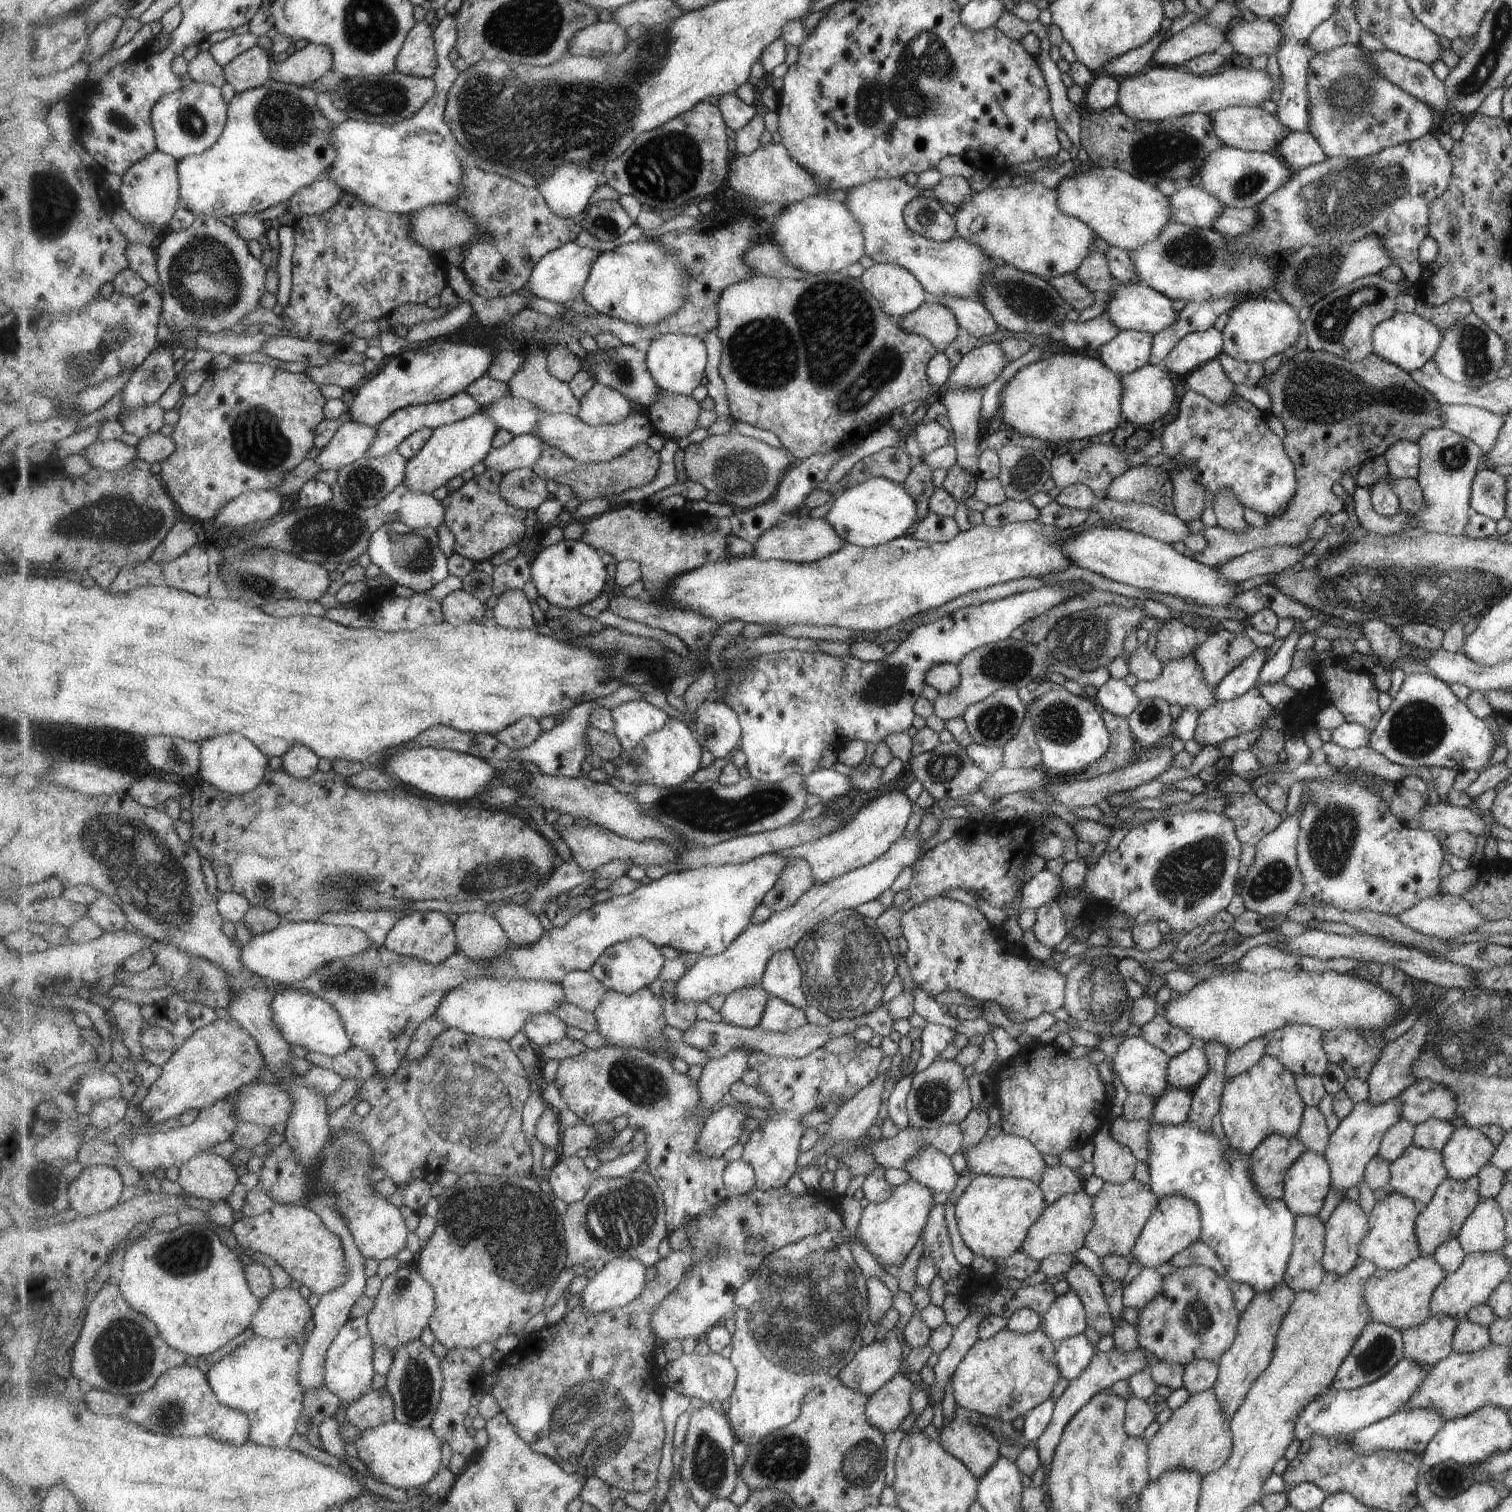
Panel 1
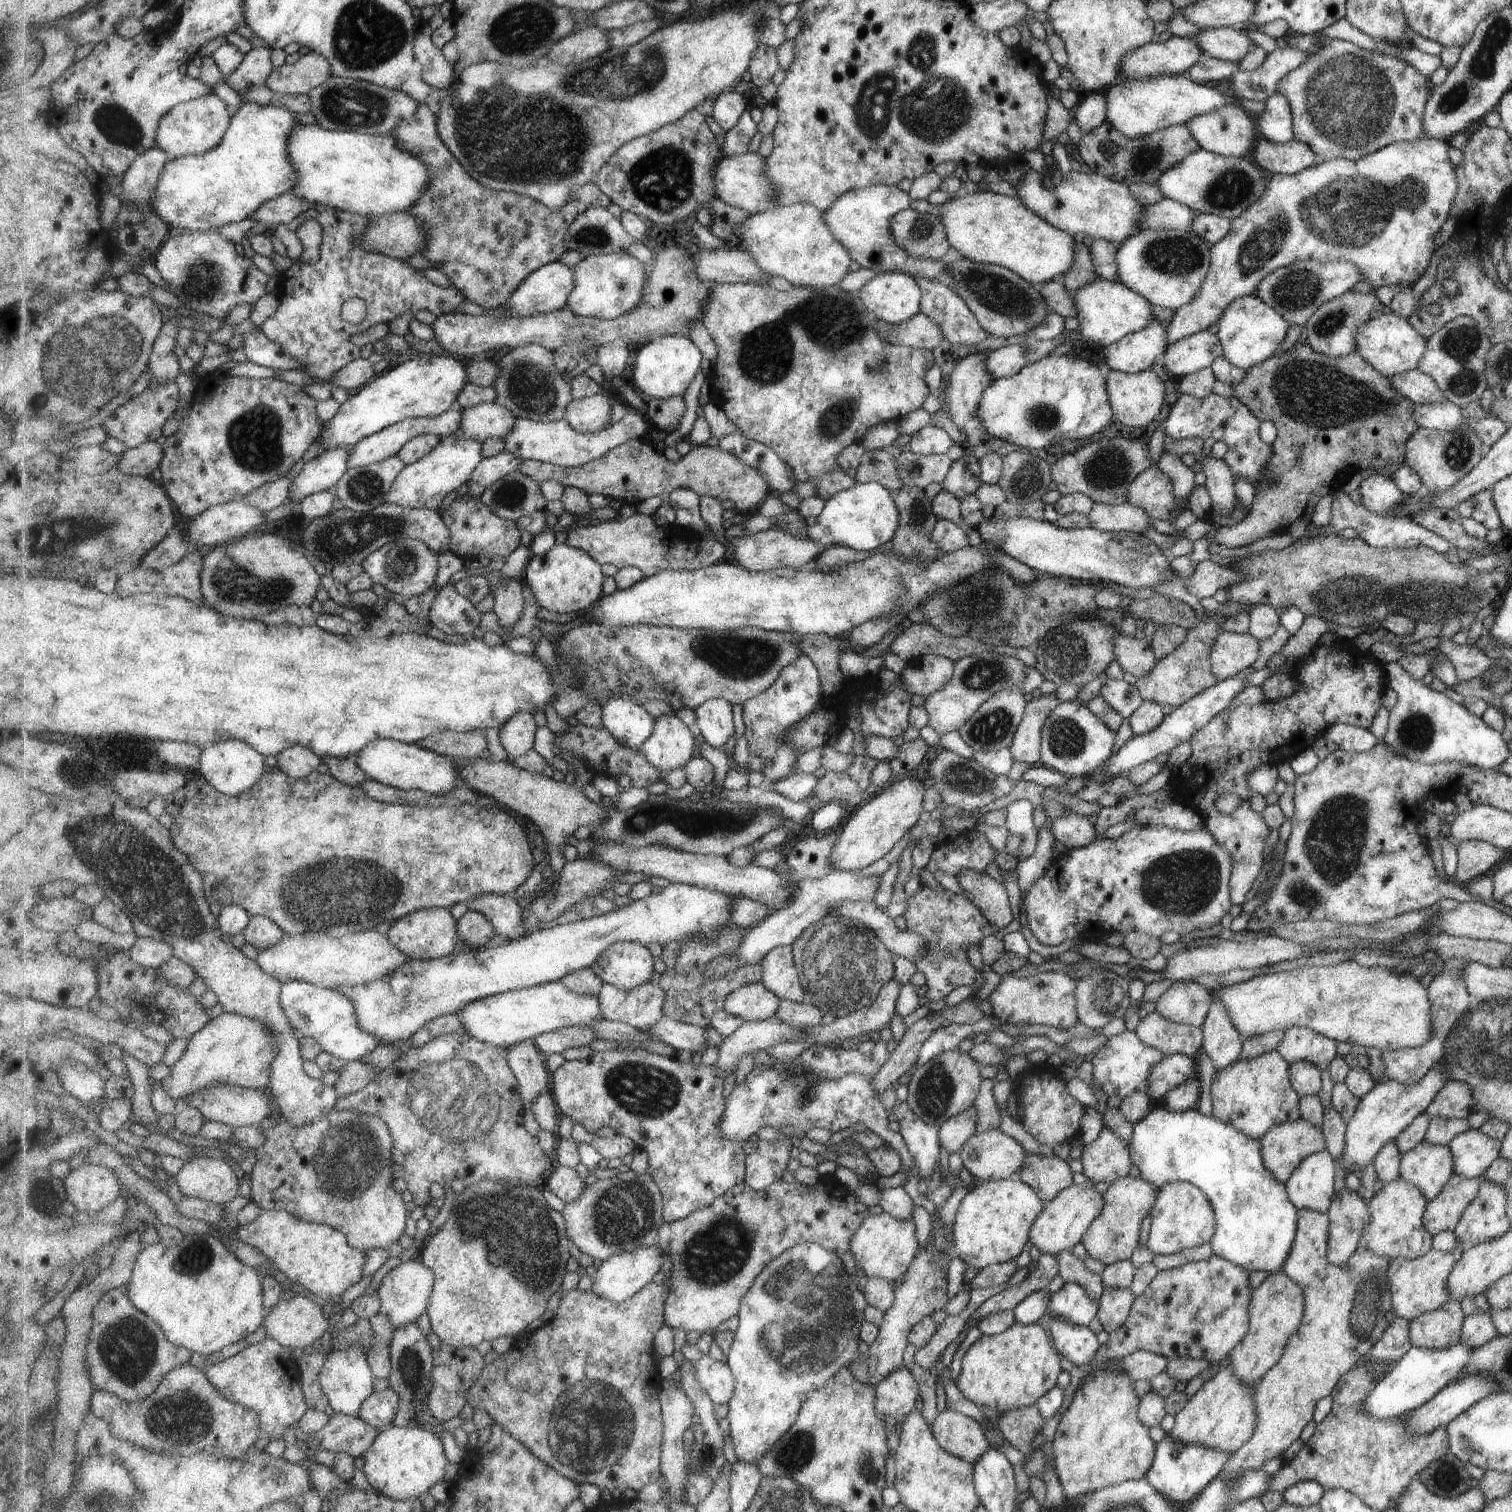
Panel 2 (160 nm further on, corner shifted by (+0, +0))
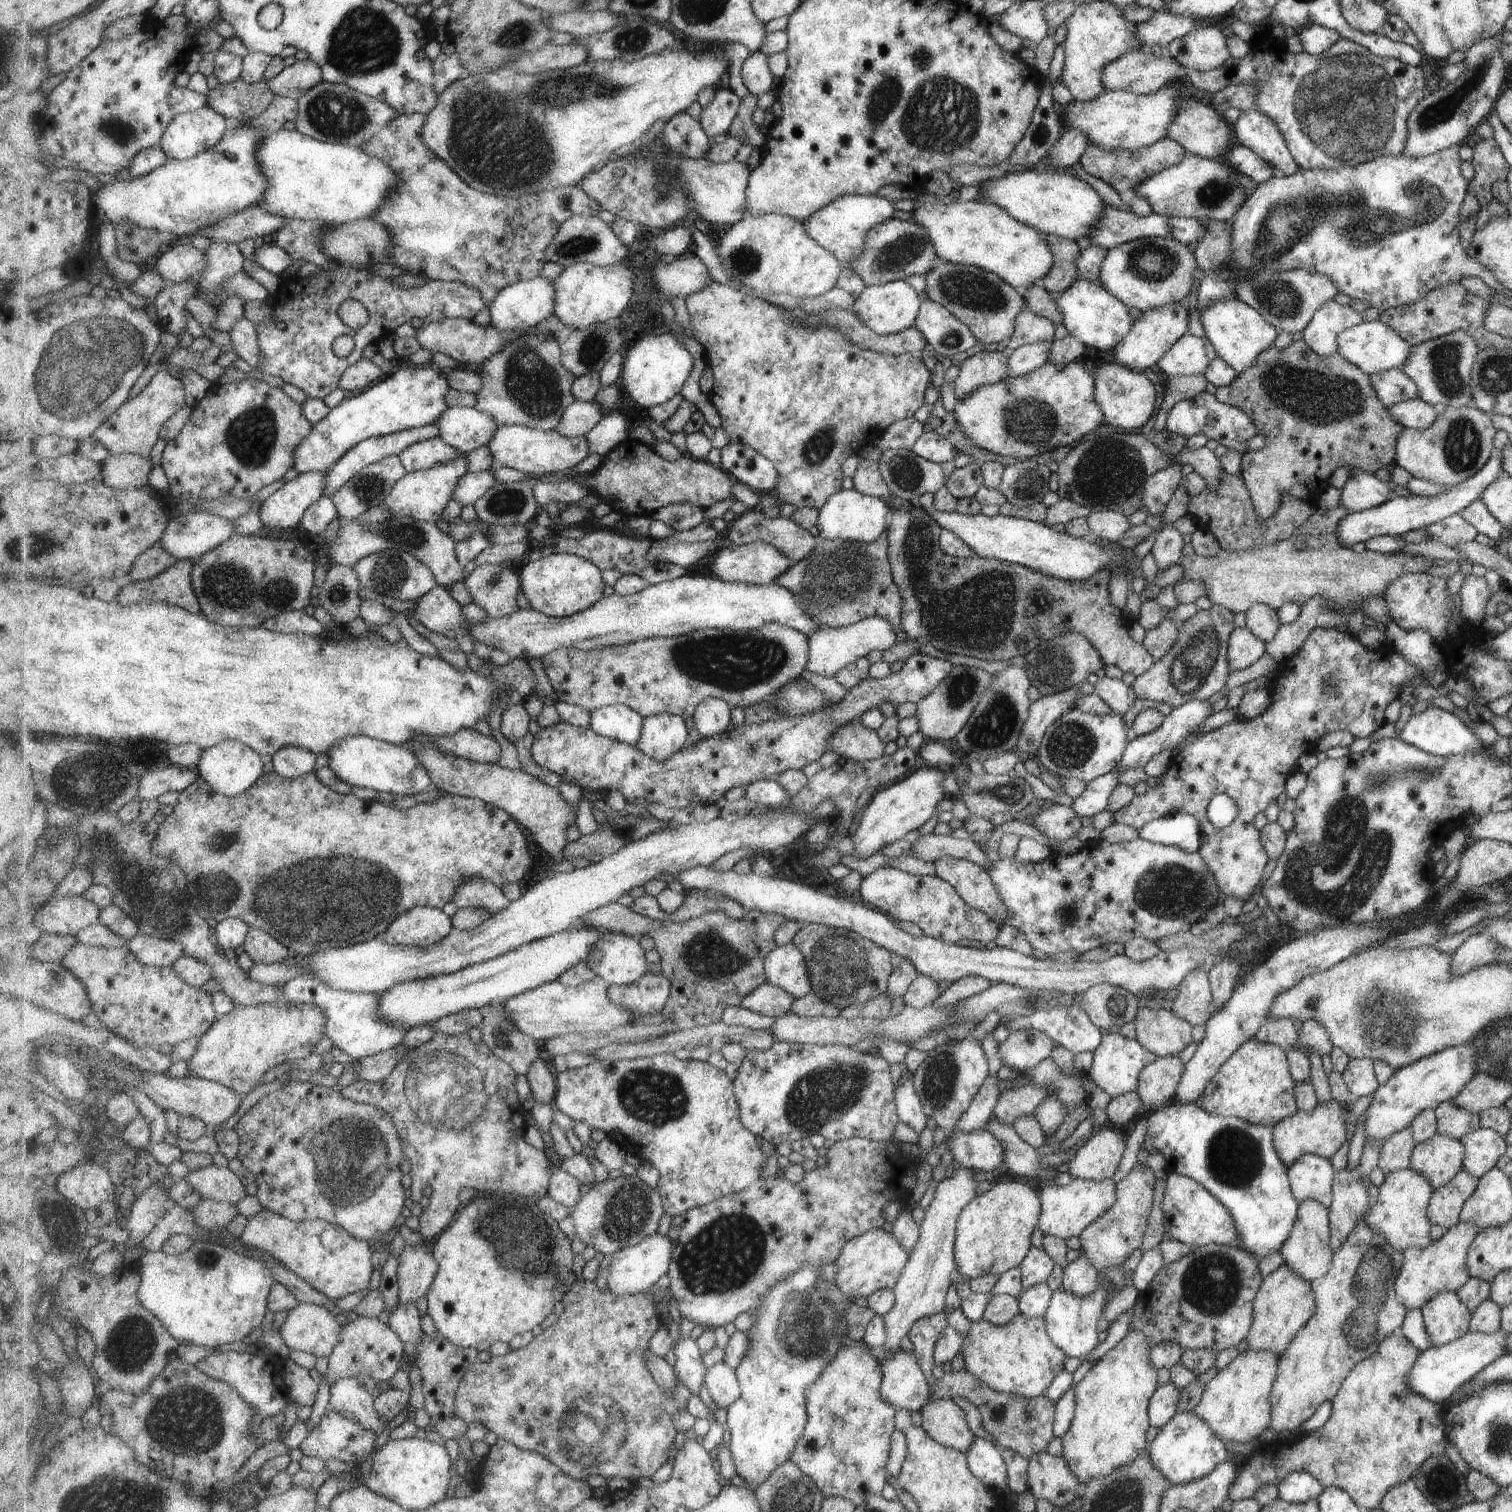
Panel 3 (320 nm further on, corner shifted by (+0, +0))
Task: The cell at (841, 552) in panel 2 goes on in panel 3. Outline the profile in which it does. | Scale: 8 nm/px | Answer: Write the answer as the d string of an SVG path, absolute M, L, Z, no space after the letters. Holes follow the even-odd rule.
M885 530L873 542L819 539L818 545L807 558L793 564L791 568L778 576L773 582L783 585L796 594L802 606L816 621L825 627L846 627L867 617L879 617L887 621L893 632L902 630L902 598L889 563L889 537Z

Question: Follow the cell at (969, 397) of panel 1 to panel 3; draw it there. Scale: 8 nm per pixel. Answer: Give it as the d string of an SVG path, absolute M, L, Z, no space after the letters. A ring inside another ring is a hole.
M984 350L956 361L958 373L952 381L956 400L973 393L977 387L993 384L1005 377L1008 356L1006 350Z

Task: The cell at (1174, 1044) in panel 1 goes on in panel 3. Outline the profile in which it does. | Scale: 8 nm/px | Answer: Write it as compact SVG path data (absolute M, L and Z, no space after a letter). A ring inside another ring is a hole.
M1143 1007L1137 1008L1134 1016L1136 1040L1146 1050L1154 1055L1176 1055L1187 1046L1191 1040L1191 1027L1186 1020L1179 1018L1171 1009Z

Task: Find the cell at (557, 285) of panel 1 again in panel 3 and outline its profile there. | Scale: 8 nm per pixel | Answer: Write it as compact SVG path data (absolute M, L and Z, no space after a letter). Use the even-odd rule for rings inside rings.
M535 277L509 285L499 291L497 298L490 304L492 324L504 333L524 333L535 329L539 323L554 314L556 296L554 281L549 282L545 278Z

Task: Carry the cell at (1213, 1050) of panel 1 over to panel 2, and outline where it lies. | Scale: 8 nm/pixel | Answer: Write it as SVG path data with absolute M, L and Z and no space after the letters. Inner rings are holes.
M1219 999L1211 1000L1200 1027L1203 1050L1216 1071L1238 1058L1242 1051L1242 1039L1233 1028L1225 1005Z

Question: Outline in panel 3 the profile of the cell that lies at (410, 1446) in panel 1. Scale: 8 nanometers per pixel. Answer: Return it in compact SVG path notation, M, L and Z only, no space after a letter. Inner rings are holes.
M419 1434L413 1438L391 1440L378 1447L375 1456L372 1473L361 1484L412 1511L427 1510L445 1500L454 1473L454 1461L445 1446L430 1442Z

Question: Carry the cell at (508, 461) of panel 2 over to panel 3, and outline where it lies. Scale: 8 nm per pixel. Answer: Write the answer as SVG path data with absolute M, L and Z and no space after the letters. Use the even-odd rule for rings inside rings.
M495 467L489 471L465 474L459 479L458 486L454 488L454 498L457 500L461 508L475 504L480 498L483 498L496 484L494 477Z

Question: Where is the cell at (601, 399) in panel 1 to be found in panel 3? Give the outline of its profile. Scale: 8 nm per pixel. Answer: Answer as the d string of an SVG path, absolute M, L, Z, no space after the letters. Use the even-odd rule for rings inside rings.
M575 400L566 408L554 430L567 438L585 437L603 420L603 415L604 410L599 403Z

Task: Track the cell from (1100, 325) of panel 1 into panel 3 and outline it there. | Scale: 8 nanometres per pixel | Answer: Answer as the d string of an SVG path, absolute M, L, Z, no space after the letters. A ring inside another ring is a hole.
M1025 308L1018 312L1014 320L1014 330L1005 340L1005 350L1010 352L1018 346L1035 341L1051 341L1054 327L1050 320L1037 316Z

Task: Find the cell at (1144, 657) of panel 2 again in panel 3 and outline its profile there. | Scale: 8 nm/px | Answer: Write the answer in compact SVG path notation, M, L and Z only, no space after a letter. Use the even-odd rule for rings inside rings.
M918 504L907 511L892 510L887 536L889 537L889 563L893 579L902 598L901 623L906 638L931 644L943 654L961 654L981 660L1018 660L1039 643L1065 633L1079 633L1098 650L1102 663L1118 666L1122 672L1142 675L1154 662L1143 648L1127 636L1121 610L1111 604L1109 582L1111 573L1099 570L1089 579L1068 581L1047 576L1042 572L995 559L982 559L977 555L955 558L941 550L938 536L940 526Z

